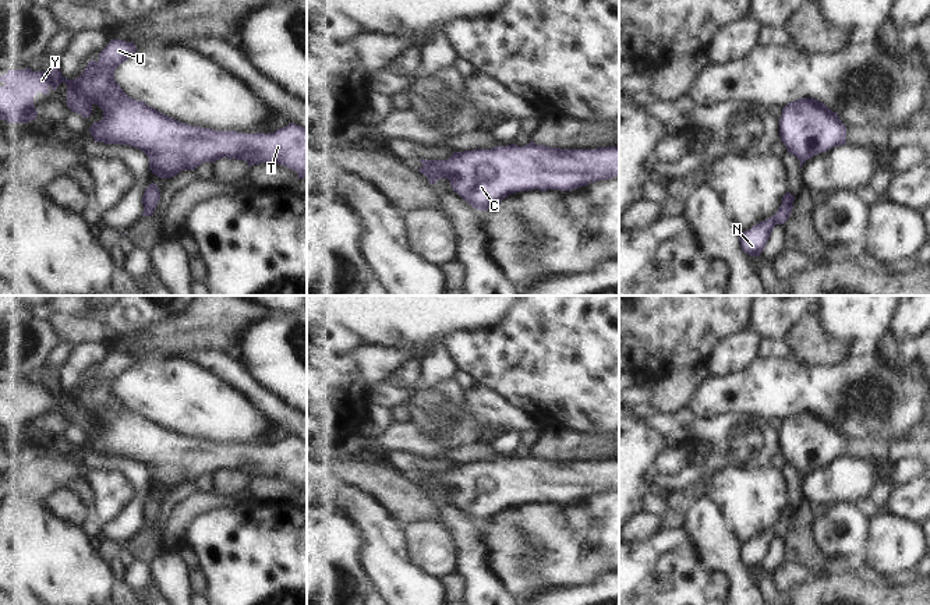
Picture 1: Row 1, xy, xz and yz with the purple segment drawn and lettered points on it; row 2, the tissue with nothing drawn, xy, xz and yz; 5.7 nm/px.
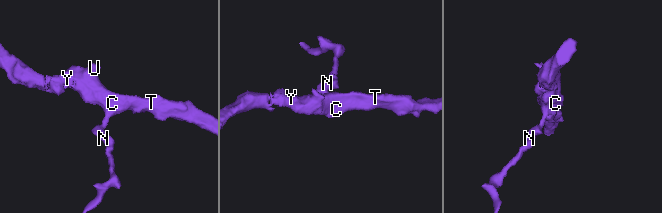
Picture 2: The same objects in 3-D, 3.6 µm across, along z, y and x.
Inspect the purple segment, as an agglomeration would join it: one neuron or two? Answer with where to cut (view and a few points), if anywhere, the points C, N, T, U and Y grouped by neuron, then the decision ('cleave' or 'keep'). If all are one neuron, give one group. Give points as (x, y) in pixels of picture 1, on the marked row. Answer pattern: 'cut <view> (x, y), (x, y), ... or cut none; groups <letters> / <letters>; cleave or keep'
cut none; groups C N T U Y; keep

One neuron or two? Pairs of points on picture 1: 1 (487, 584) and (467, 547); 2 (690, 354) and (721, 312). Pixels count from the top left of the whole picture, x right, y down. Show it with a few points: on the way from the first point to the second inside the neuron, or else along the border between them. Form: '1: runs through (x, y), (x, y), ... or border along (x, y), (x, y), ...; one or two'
1: runs through (478, 575), (473, 566), (473, 556); one
2: runs through (690, 345), (711, 322); one

